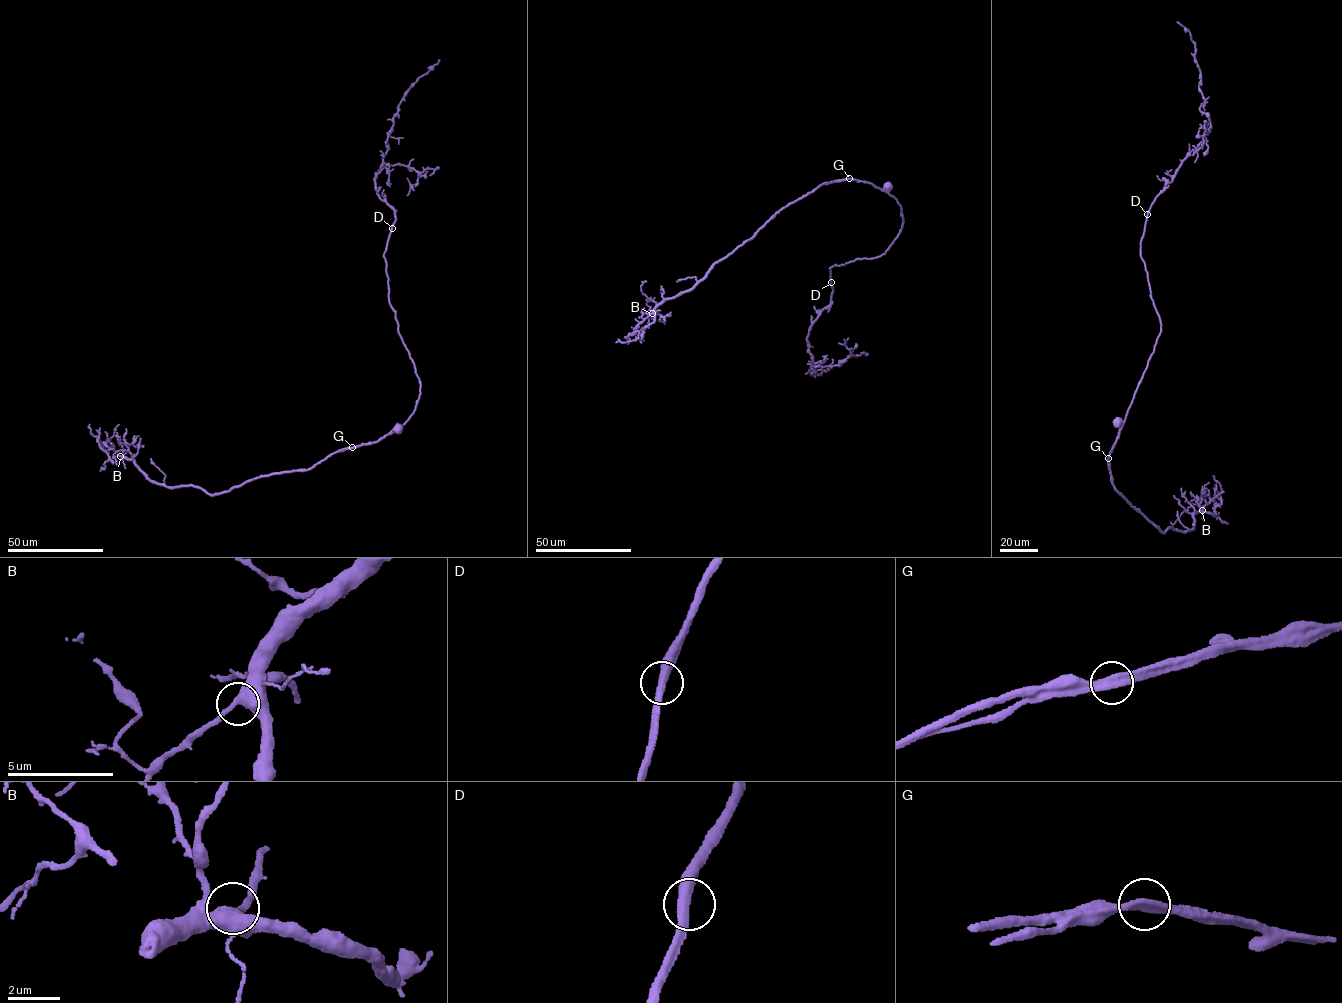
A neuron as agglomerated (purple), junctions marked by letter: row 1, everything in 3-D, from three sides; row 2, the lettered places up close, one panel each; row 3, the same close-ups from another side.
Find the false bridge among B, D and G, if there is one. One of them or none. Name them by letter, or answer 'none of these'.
none of these

